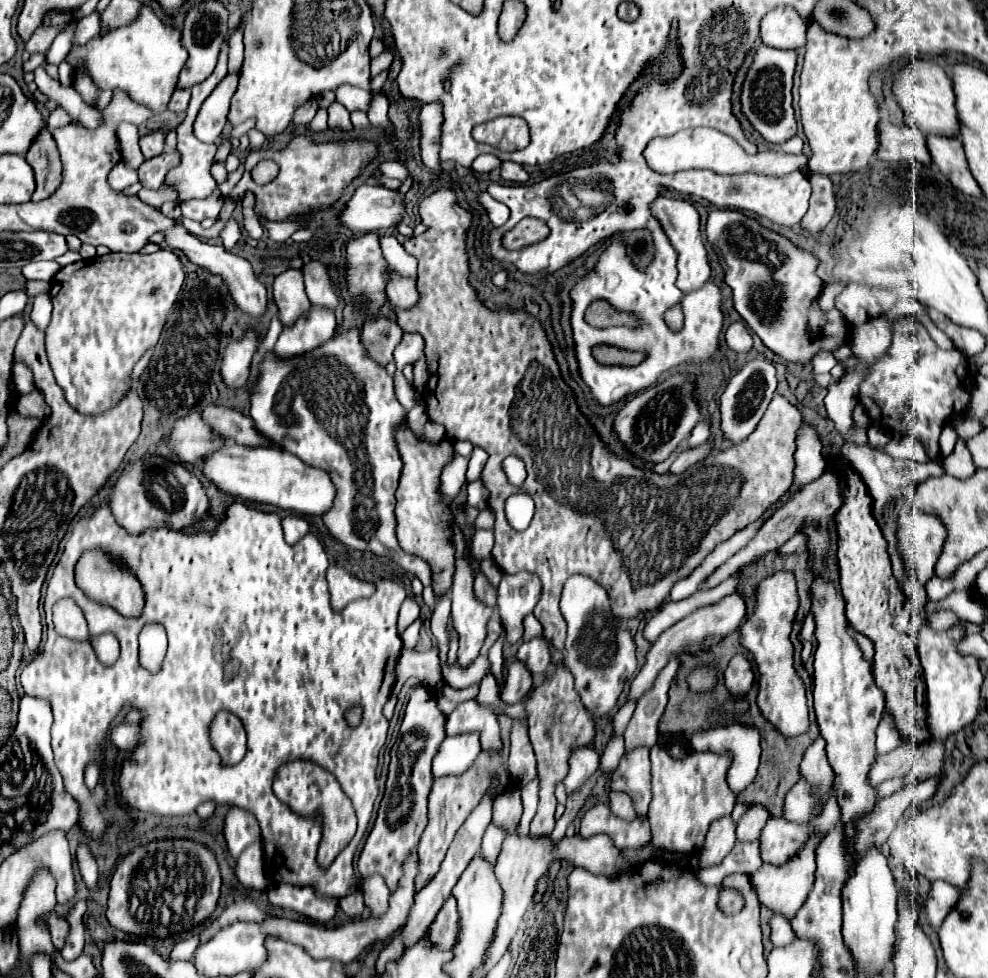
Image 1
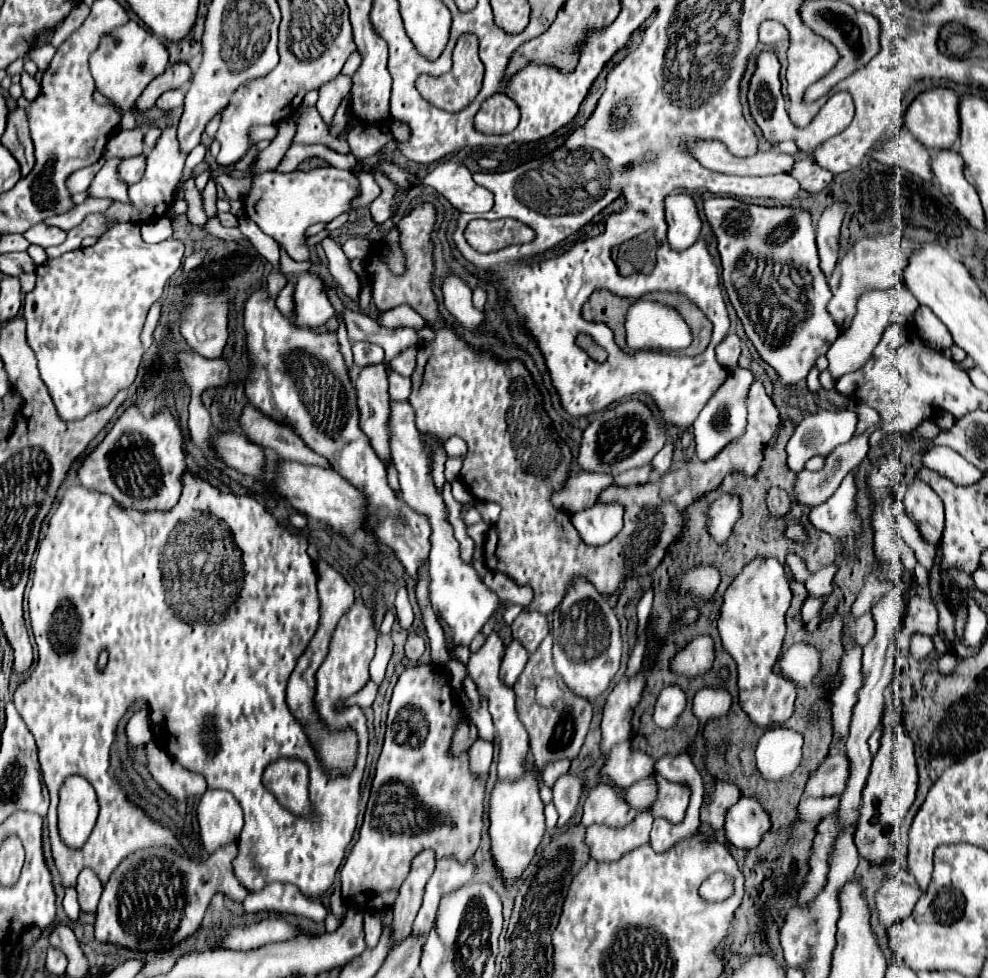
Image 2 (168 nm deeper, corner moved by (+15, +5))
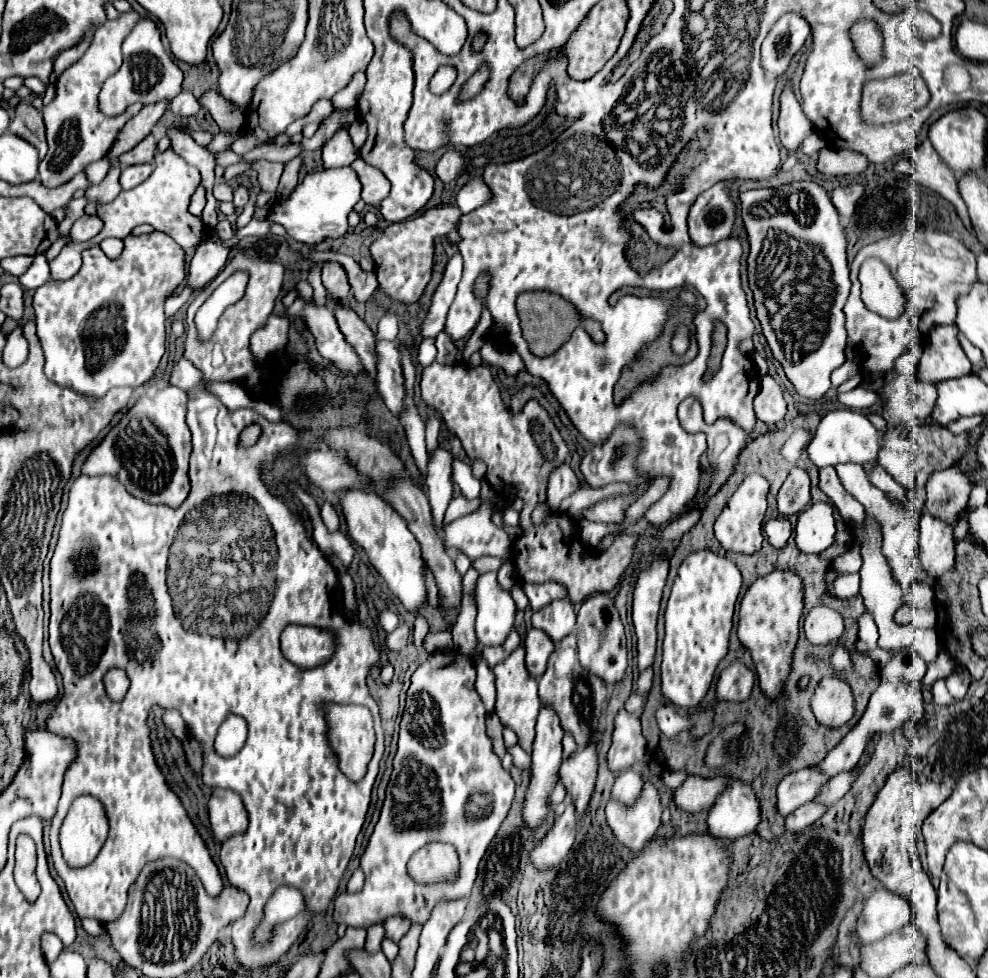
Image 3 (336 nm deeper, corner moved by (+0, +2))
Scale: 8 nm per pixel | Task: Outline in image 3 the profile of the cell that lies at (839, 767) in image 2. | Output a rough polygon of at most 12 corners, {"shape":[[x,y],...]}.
{"shape":[[816,766],[784,776],[778,812],[788,816],[814,798],[830,778]]}

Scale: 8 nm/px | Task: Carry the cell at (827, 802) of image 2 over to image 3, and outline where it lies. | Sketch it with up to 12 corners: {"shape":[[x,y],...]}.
{"shape":[[808,802],[786,816],[786,828],[800,832],[824,816],[828,804]]}

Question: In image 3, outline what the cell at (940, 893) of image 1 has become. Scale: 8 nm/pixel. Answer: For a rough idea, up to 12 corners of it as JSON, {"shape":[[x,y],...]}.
{"shape":[[884,886],[868,898],[856,930],[872,944],[910,920],[908,900]]}

